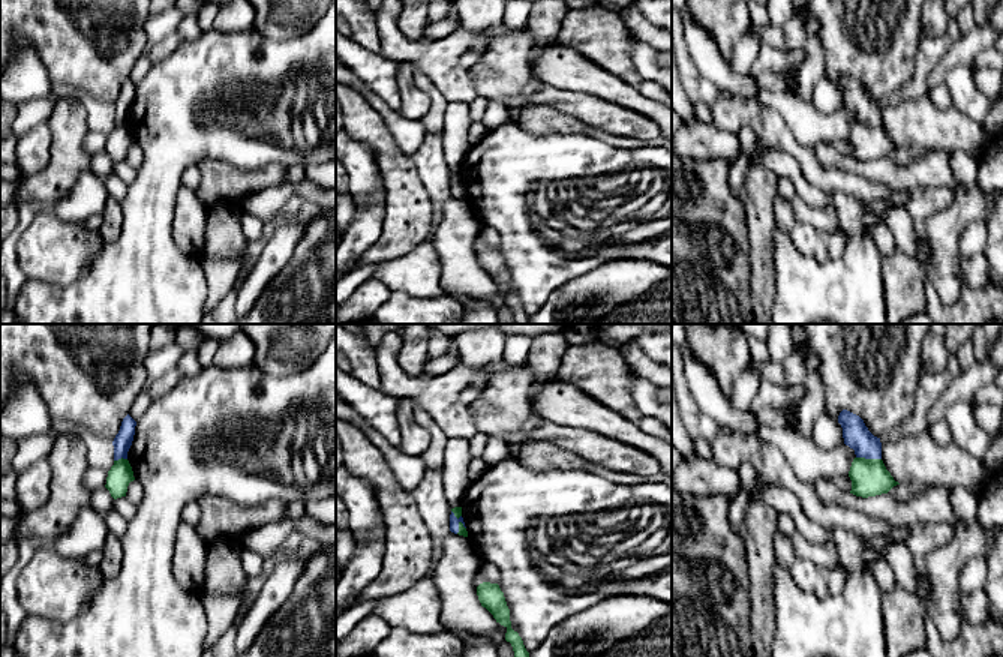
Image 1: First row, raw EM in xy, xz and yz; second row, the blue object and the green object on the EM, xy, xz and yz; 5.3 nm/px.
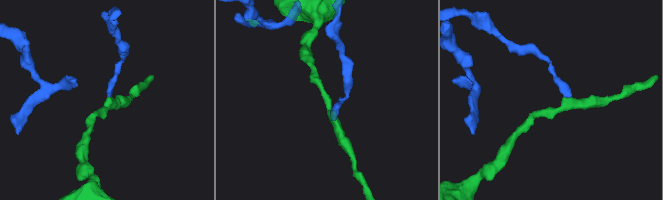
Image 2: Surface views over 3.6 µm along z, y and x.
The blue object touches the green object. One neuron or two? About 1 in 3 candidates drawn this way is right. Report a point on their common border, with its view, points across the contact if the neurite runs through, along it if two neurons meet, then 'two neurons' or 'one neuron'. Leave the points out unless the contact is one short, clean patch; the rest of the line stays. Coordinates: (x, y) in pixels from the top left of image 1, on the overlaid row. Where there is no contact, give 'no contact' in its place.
meets blue in yz at (868, 458); runs through yz (856, 435), (868, 449), (868, 458), (870, 477); one neuron

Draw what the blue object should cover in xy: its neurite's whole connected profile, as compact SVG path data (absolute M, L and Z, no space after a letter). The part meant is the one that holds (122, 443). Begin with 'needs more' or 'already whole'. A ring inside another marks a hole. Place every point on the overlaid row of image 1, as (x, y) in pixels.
needs more | M127 414L115 435L114 446L114 465L108 471L105 488L114 500L126 496L127 486L135 480L132 466L127 460L127 452L132 446L136 422Z

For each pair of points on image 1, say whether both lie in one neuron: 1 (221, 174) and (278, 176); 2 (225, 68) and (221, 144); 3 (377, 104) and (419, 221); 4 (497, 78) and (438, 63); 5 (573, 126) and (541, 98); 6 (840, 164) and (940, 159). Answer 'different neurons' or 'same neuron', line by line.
1: same neuron
2: same neuron
3: different neurons
4: different neurons
5: different neurons
6: same neuron

